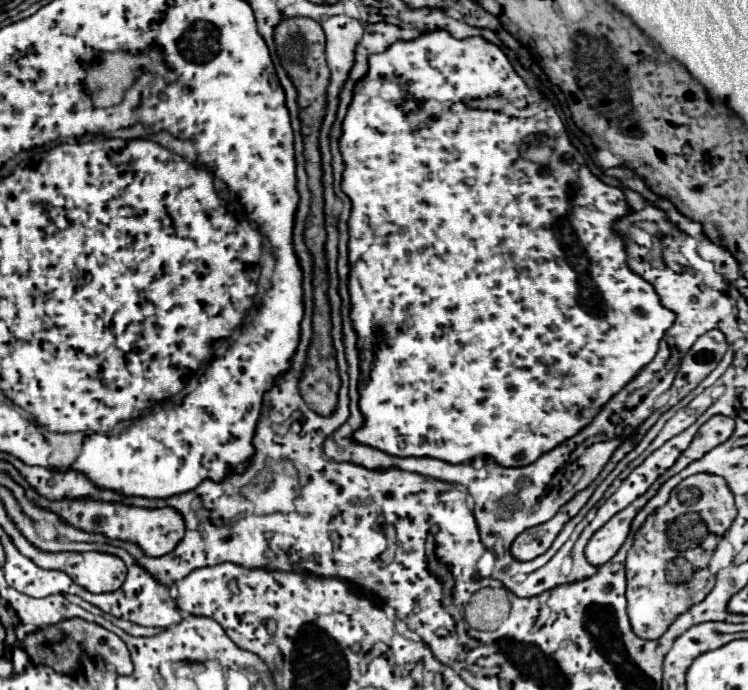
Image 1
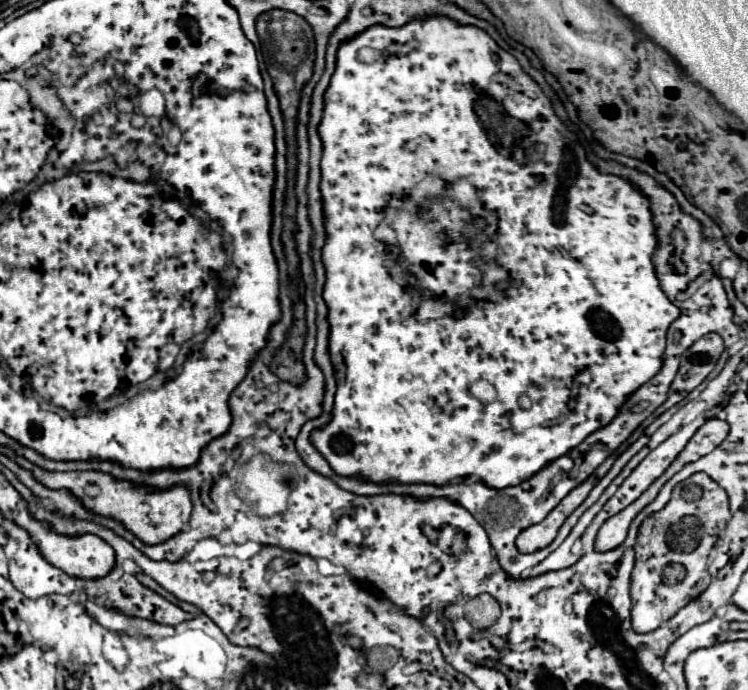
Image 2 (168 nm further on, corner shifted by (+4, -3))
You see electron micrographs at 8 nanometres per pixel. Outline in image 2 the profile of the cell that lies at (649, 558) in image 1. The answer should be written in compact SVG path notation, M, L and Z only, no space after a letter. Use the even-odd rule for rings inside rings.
M698 472L676 484L670 502L642 522L630 586L632 628L636 632L656 630L708 588L708 552L730 516L726 492L708 474Z

